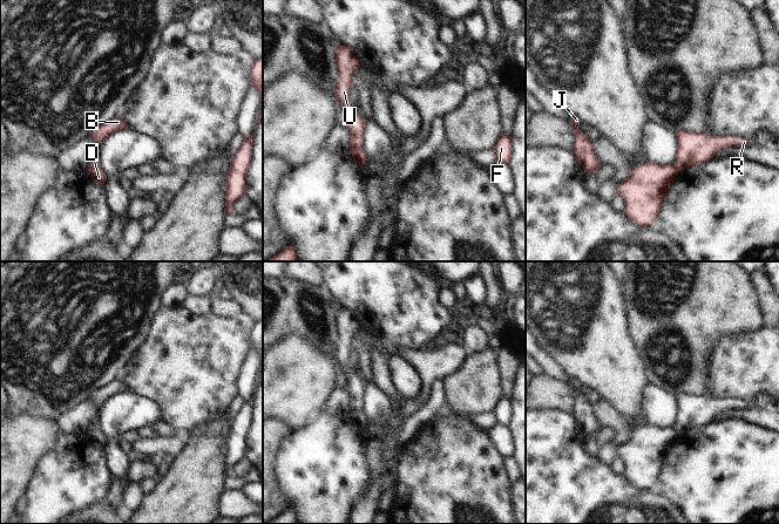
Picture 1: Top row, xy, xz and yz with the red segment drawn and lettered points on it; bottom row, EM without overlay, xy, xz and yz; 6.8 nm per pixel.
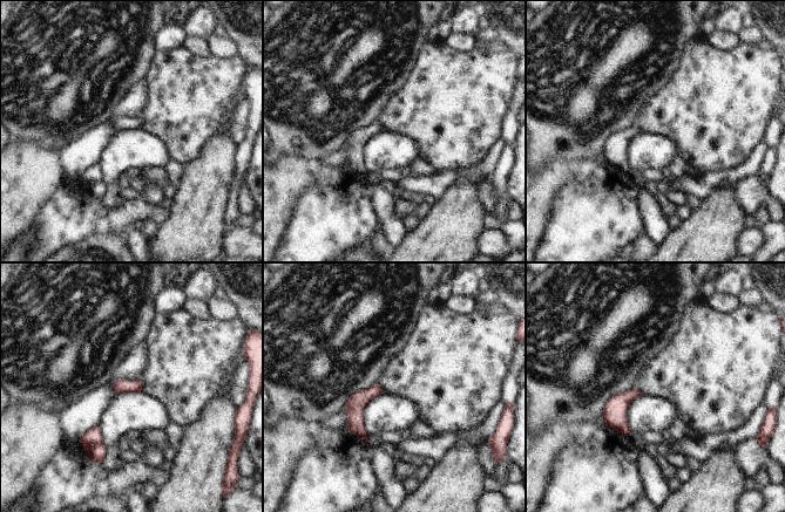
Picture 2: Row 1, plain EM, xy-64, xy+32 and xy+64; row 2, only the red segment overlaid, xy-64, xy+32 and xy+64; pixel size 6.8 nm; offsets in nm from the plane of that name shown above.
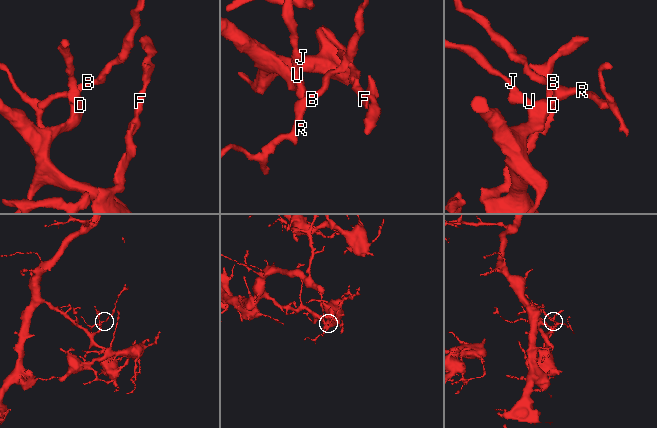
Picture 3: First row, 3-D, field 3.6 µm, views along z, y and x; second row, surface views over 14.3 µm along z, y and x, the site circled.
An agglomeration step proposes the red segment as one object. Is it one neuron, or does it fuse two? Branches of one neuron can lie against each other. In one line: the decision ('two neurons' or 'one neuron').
two neurons

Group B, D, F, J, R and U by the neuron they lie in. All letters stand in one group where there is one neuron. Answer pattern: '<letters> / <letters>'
B R / D F J U

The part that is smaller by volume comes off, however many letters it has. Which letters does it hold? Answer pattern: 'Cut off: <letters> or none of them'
Cut off: B, R.

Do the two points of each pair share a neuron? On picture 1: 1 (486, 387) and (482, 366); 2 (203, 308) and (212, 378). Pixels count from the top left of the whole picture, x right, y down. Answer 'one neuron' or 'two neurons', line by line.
1: one neuron
2: two neurons

